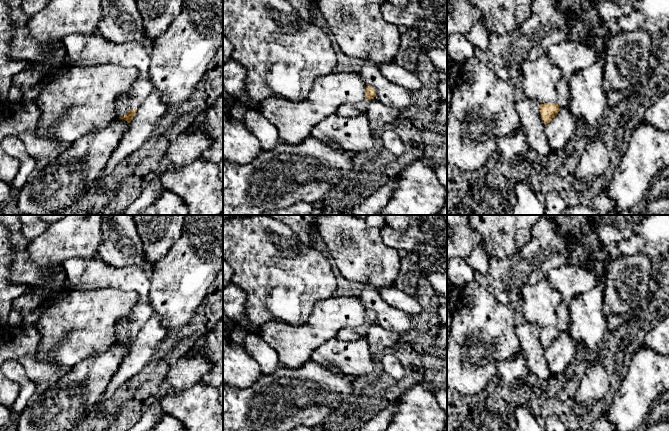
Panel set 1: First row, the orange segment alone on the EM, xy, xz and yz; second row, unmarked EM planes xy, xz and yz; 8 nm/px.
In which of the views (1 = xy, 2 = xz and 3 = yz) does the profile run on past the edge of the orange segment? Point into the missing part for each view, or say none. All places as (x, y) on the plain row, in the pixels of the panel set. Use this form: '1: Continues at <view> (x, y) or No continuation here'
1: Continues at xy (83, 274)
2: Continues at xz (348, 334)
3: Continues at yz (569, 280)

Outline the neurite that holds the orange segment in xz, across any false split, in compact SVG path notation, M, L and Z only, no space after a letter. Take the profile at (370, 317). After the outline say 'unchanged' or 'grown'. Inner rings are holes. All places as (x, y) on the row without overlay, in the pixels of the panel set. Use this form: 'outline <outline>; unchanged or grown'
outline M366 310L365 323L357 328L345 328L338 332L337 337L344 341L353 341L365 338L369 325L376 321L376 314L372 310Z; grown

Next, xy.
outline M78 258L66 260L64 269L69 289L78 291L116 288L133 291L139 301L132 311L132 319L122 319L117 324L117 340L128 347L136 339L137 332L153 313L149 304L150 279L146 267L114 267L101 258Z; grown

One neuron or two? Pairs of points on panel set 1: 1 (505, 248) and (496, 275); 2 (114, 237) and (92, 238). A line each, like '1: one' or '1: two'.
1: two
2: two

